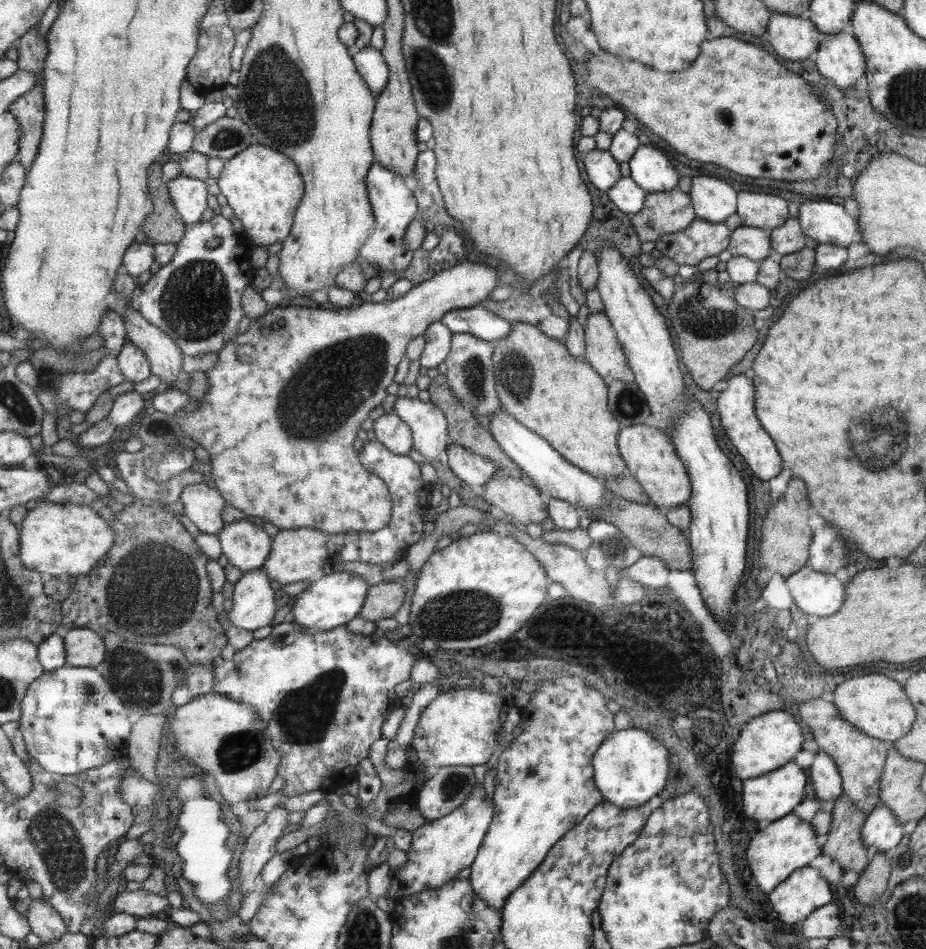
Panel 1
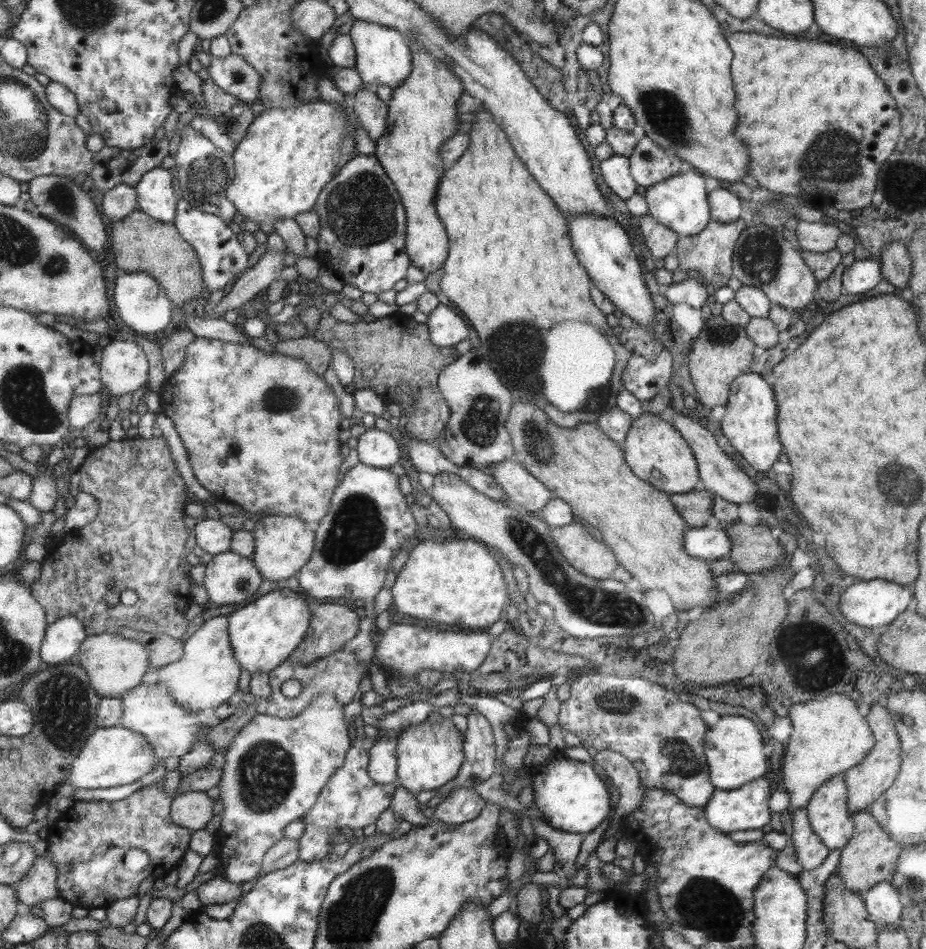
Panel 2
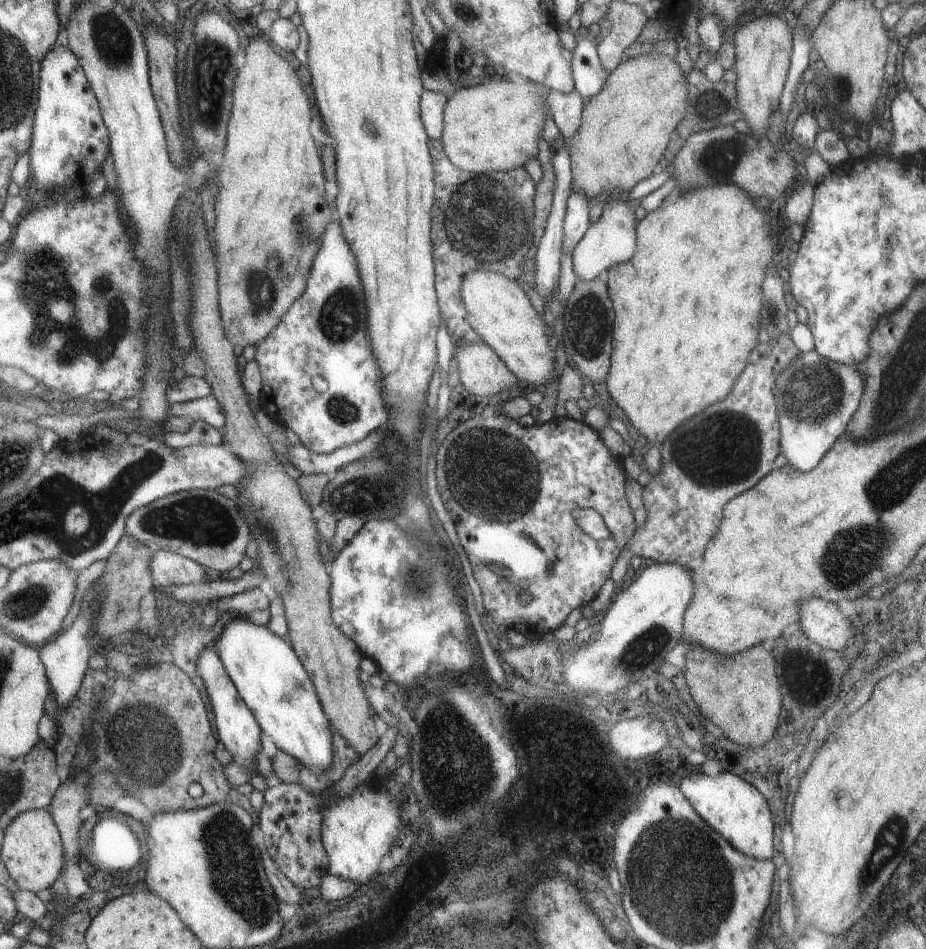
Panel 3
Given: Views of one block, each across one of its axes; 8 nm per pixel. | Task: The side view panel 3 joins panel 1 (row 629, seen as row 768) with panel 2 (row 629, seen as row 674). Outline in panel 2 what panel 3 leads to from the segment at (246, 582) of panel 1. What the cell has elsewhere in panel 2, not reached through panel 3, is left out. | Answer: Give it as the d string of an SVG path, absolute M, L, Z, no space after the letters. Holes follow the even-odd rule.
M216 616L206 620L185 642L182 643L182 657L154 670L149 668L140 678L141 685L164 684L174 701L188 711L208 709L214 711L237 690L240 664L234 657L228 632L228 616Z

